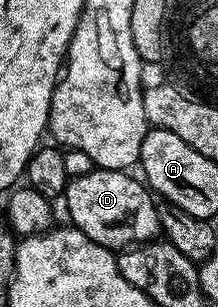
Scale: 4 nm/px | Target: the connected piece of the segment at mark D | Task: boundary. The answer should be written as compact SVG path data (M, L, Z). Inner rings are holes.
M95 168L87 172L87 176L70 178L63 195L63 203L69 209L68 221L91 236L95 244L114 252L142 242L152 242L161 229L154 195L140 177L132 178L131 175L123 170Z

